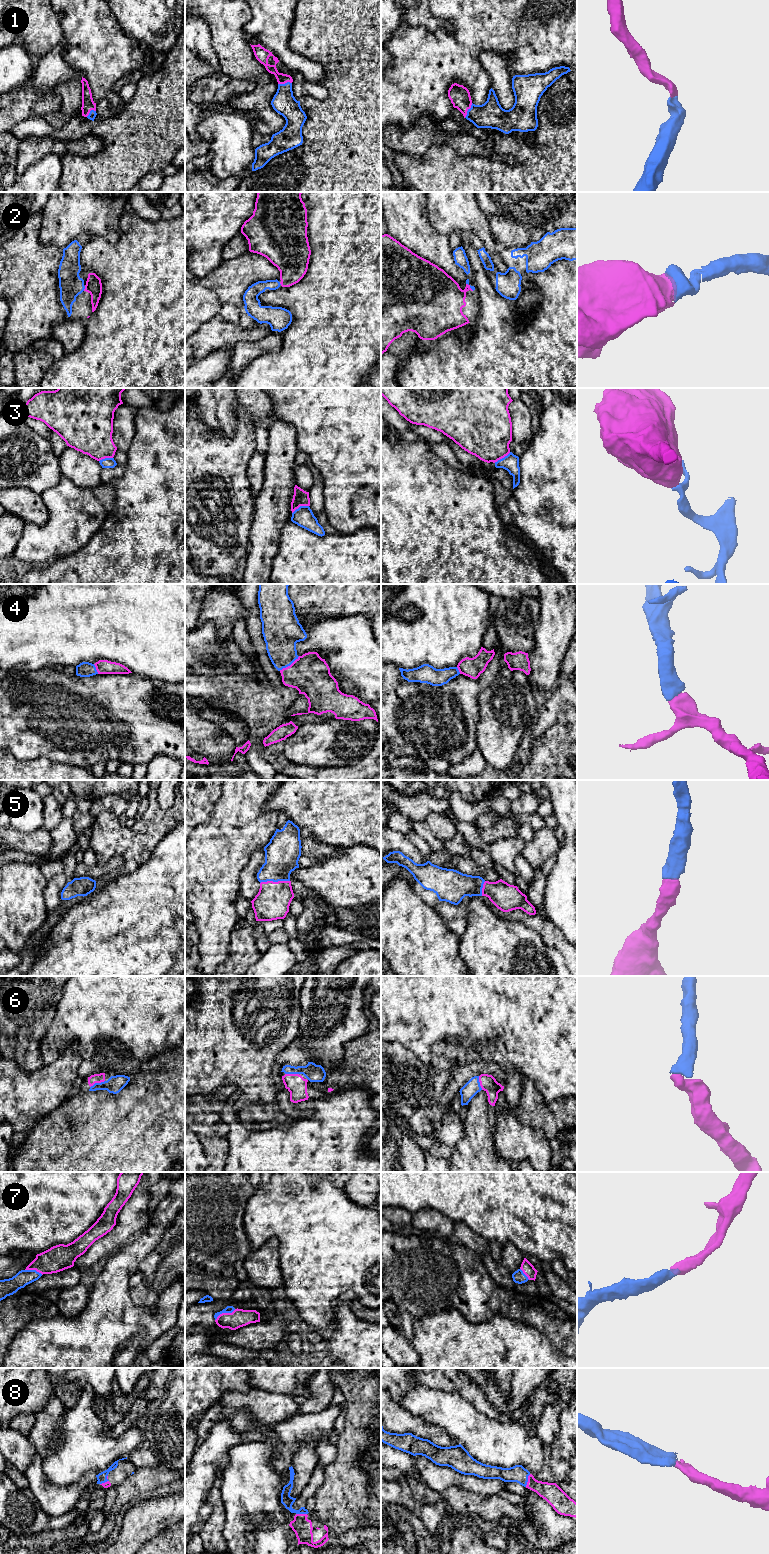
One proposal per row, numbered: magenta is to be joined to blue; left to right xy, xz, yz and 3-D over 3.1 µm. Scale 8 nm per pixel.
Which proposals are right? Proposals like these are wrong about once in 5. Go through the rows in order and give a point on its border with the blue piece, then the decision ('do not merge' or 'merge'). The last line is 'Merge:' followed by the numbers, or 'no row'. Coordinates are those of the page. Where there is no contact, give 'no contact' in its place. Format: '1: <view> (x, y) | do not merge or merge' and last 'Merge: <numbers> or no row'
1: yz (468, 110) | merge
2: xy (84, 288) | merge
3: xz (300, 506) | do not merge
4: xz (289, 665) | merge
5: xz (274, 881) | merge
6: xy (97, 1083) | merge
7: xz (224, 1312) | merge
8: yz (527, 1480) | merge
Merge: 1, 2, 4, 5, 6, 7, 8

